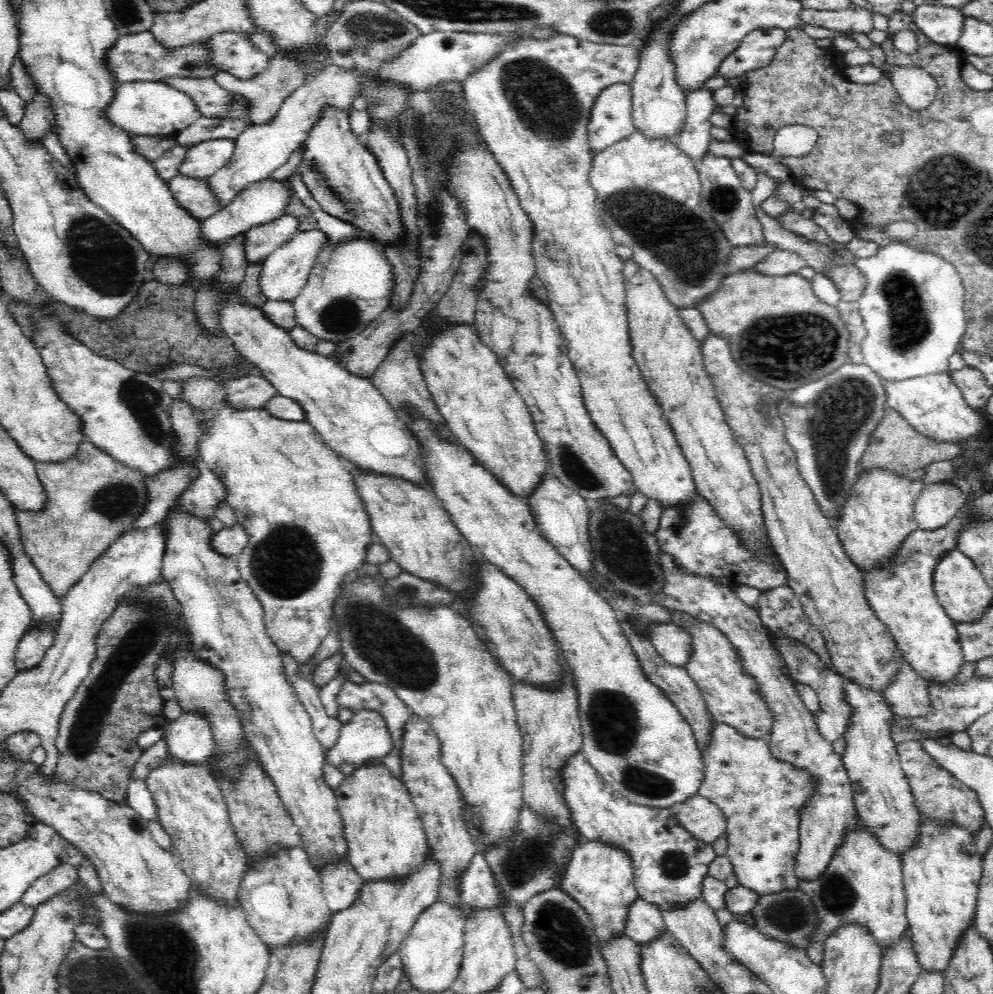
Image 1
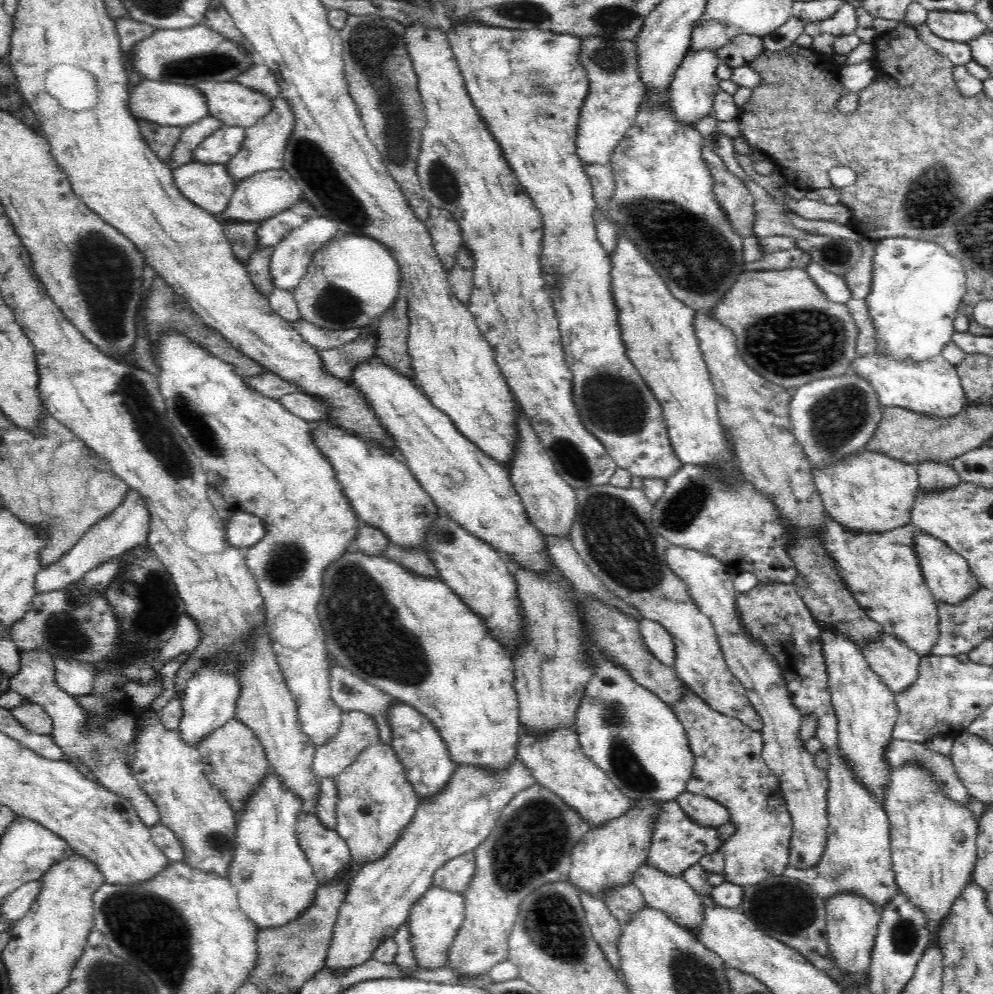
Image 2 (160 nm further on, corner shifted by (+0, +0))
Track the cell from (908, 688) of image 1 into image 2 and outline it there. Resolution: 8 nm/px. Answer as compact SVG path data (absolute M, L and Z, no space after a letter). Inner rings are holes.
M887 633L868 646L864 656L869 667L895 696L909 692L920 677L921 659Z

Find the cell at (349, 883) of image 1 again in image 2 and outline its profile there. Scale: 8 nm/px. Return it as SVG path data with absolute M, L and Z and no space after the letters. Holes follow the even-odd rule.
M300 812L295 833L319 886L340 884L354 868L347 842L336 829L327 829L312 814Z

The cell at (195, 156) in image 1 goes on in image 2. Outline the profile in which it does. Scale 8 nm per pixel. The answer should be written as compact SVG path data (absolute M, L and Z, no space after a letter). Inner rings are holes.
M223 125L196 148L192 161L202 165L225 166L240 150L244 138L244 128Z

